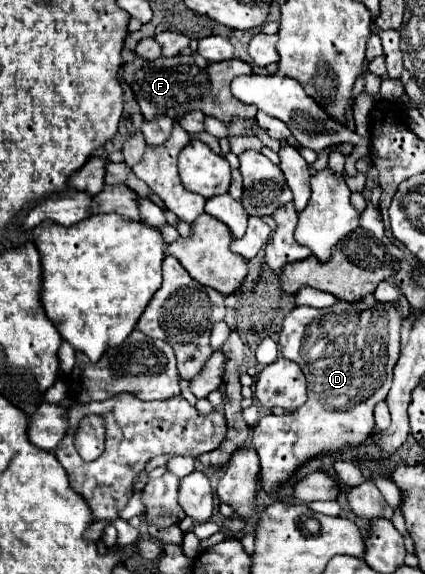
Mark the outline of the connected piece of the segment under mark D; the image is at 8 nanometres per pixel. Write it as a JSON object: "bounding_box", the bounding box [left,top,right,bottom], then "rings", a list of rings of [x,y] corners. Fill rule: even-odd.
{"bounding_box":[253,297,401,491],"rings":[[[367,297],[355,303],[337,301],[335,305],[323,309],[295,307],[285,317],[279,339],[279,347],[283,347],[283,357],[267,365],[257,375],[257,391],[255,391],[263,407],[269,409],[283,407],[291,411],[297,409],[295,413],[283,417],[265,415],[253,427],[253,447],[261,447],[261,481],[267,491],[271,491],[281,481],[289,479],[293,471],[307,459],[321,453],[345,451],[347,447],[361,445],[367,439],[367,435],[375,427],[373,409],[389,393],[389,385],[393,379],[393,365],[397,363],[399,357],[399,341],[401,341],[399,333],[401,333],[401,313],[391,303],[379,303],[377,299],[369,301]],[[305,377],[309,377],[309,399],[305,389]]]}

